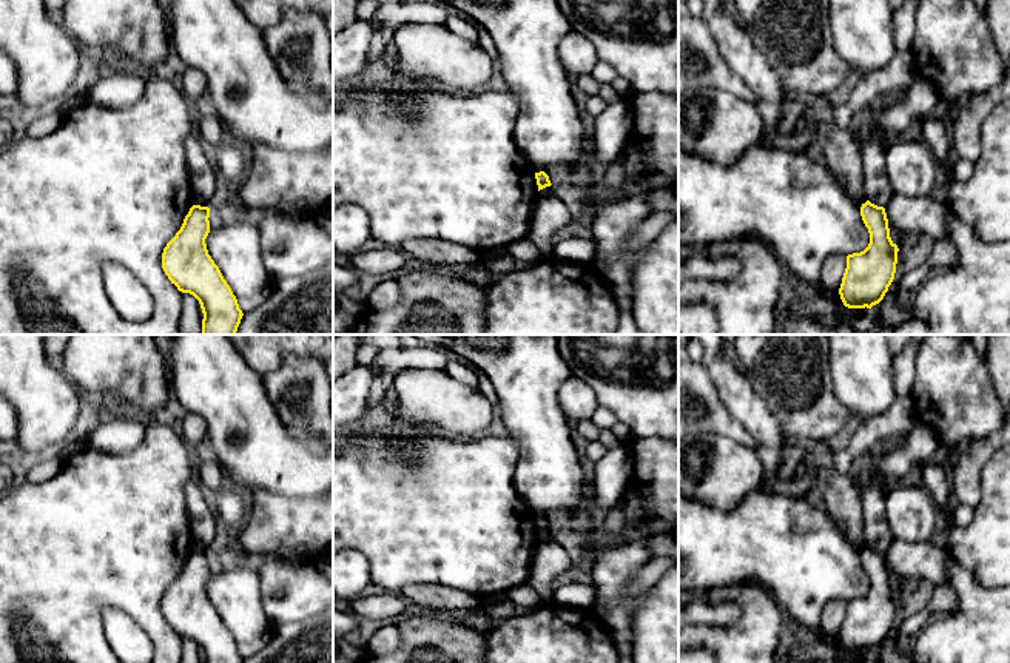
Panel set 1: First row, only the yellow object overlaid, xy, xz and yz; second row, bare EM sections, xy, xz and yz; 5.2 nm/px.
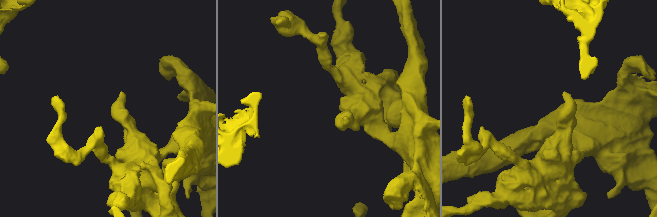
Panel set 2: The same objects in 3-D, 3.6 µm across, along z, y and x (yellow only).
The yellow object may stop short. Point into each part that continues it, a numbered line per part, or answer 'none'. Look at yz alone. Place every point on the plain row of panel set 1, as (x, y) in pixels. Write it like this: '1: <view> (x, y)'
none

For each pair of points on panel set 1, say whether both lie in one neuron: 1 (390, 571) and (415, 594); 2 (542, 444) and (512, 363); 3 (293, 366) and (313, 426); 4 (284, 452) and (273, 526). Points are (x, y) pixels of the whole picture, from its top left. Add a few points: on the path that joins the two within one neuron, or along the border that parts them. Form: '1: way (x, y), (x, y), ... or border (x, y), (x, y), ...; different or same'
1: border (443, 586), (407, 585), (398, 592); different
2: way (537, 424), (528, 406), (526, 383); same
3: way (298, 381), (301, 400), (307, 410); same
4: border (249, 492), (269, 489), (290, 497), (313, 497); different

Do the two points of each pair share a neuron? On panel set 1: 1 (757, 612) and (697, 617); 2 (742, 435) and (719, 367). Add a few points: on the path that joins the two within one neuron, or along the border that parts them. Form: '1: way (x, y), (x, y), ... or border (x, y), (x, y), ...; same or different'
1: border (742, 609), (742, 614), (728, 625), (705, 623); different
2: border (736, 420), (754, 441); different

